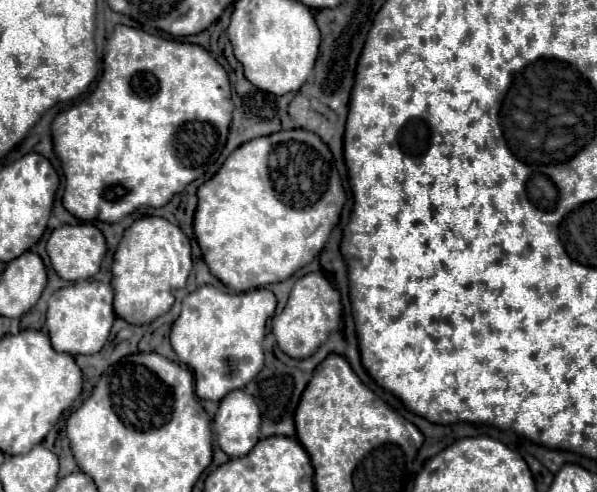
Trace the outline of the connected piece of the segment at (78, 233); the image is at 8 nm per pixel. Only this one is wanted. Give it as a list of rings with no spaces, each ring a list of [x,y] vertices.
[[[81,222],[77,226],[67,224],[67,226],[61,226],[61,228],[55,228],[49,236],[49,242],[47,242],[47,254],[51,258],[53,270],[63,280],[69,280],[69,282],[87,280],[93,274],[97,274],[105,252],[107,252],[107,244],[105,244],[103,234],[99,232],[99,228],[95,228],[89,222]]]

